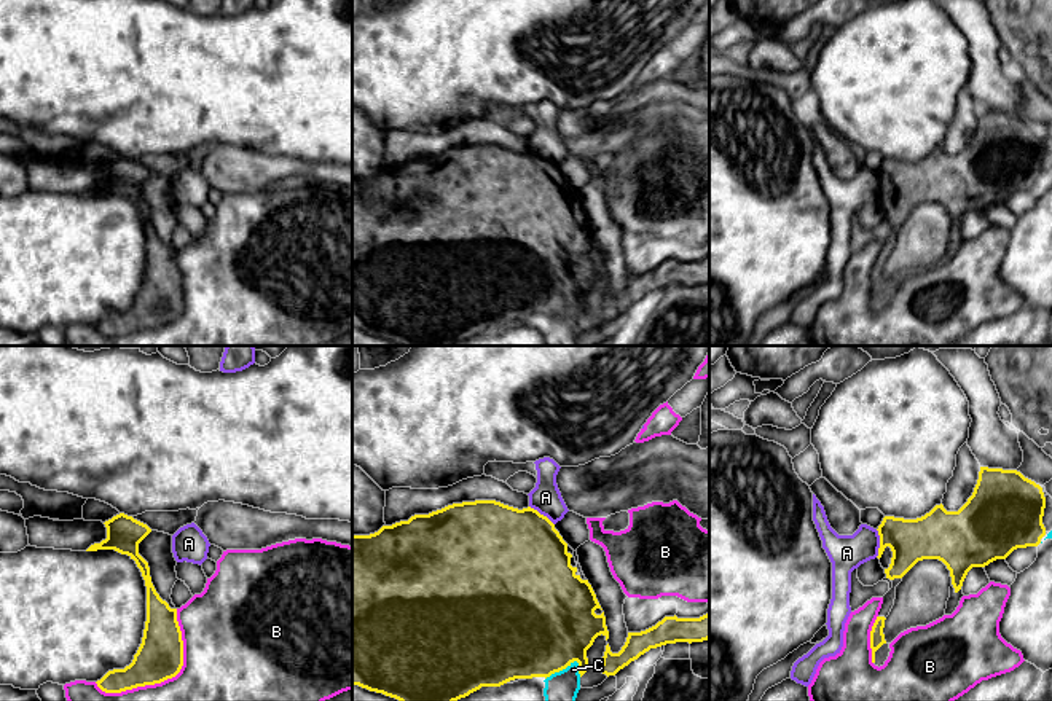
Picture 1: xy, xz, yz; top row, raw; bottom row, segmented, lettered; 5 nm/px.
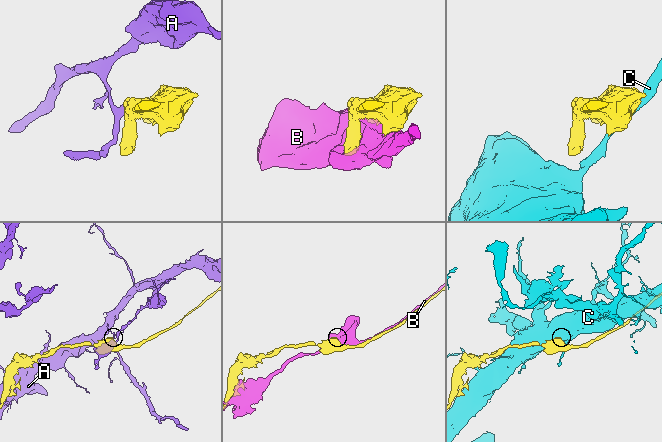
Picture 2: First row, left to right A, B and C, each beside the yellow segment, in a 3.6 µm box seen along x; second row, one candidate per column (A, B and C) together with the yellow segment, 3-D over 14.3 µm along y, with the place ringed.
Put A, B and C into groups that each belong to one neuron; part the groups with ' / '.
A / B / C

